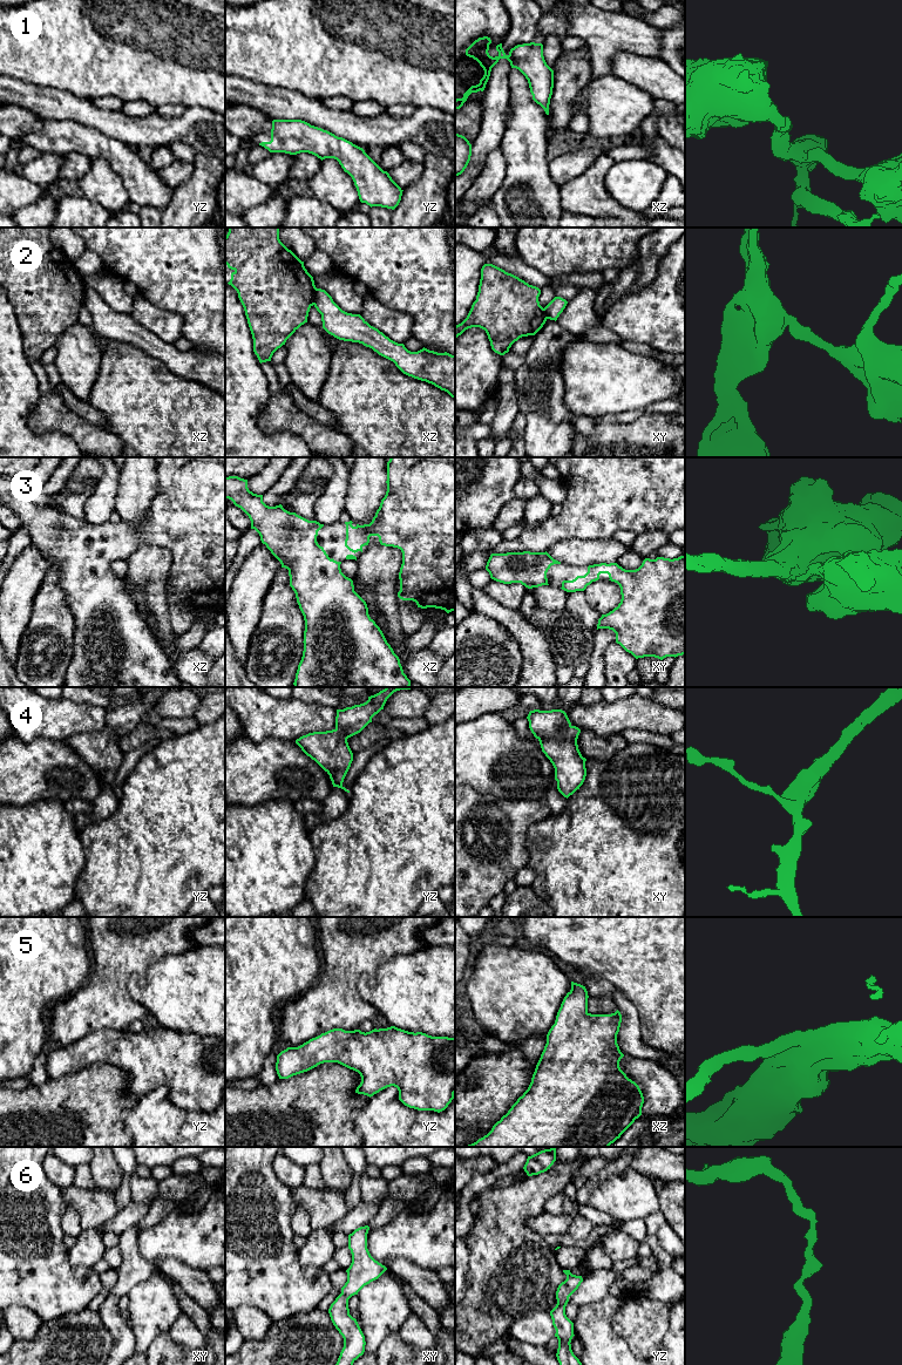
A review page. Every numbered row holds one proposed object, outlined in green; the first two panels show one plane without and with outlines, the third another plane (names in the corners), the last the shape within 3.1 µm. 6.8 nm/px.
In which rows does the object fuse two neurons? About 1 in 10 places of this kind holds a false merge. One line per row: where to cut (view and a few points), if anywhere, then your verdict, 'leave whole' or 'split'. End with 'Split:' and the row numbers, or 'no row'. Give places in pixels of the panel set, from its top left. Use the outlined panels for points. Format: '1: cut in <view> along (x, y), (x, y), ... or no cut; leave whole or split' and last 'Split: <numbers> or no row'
1: no cut; leave whole
2: cut in xz along (317, 289), (312, 304); split
3: no cut; leave whole
4: no cut; leave whole
5: no cut; leave whole
6: no cut; leave whole
Split: 2

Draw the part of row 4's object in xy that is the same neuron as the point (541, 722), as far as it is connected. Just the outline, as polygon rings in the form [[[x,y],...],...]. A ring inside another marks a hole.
[[[534,709],[527,719],[542,752],[555,768],[558,792],[568,799],[579,789],[586,776],[586,759],[582,756],[577,745],[581,729],[571,725],[562,709]]]

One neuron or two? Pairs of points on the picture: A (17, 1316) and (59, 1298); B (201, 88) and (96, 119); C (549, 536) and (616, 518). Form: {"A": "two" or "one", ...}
{"A": "two", "B": "two", "C": "one"}

